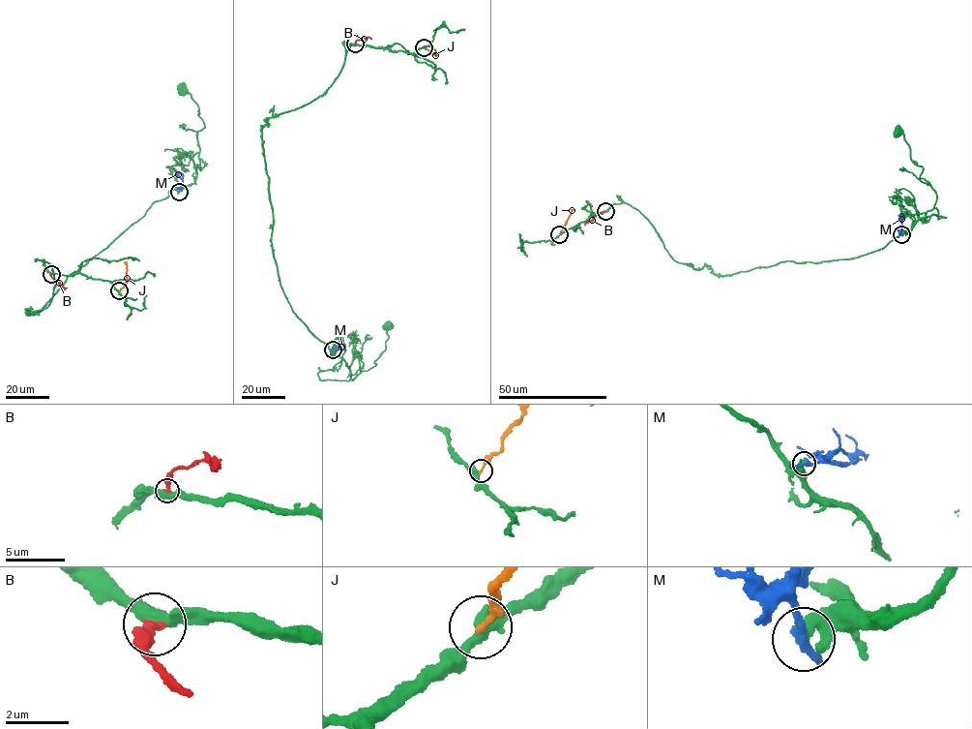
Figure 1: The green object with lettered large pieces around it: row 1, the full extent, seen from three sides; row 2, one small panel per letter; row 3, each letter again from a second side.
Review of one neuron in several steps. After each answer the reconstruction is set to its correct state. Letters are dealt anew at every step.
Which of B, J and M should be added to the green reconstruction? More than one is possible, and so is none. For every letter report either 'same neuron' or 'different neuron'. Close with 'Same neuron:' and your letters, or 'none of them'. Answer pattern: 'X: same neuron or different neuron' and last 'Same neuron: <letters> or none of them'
B: same neuron
J: different neuron
M: different neuron
Same neuron: B

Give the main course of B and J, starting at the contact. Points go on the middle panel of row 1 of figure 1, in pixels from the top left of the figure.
B: (355, 44), (362, 39), (371, 39)
J: (424, 47), (435, 55)

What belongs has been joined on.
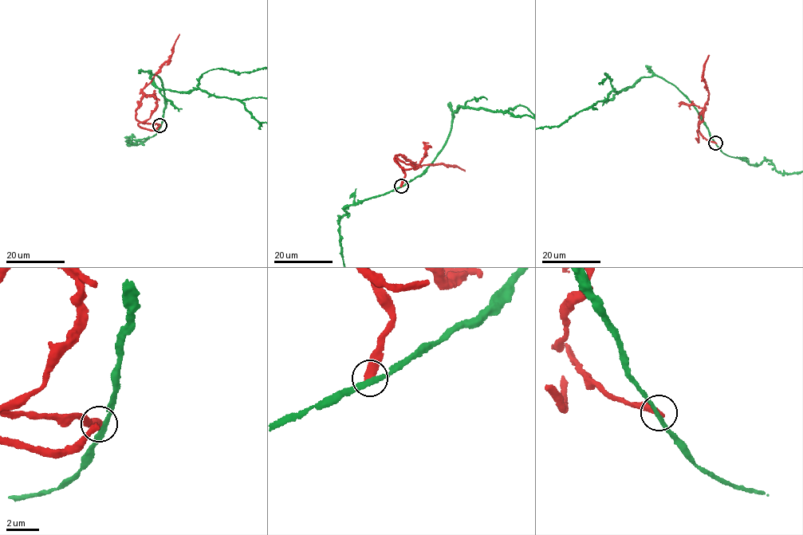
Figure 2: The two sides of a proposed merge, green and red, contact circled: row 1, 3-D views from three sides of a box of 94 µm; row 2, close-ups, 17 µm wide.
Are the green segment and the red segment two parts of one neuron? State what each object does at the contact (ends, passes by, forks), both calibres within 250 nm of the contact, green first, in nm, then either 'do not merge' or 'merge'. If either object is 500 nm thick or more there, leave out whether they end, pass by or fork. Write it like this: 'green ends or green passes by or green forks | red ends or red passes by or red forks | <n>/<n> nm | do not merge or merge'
green passes by | red ends | 260/480 nm | do not merge

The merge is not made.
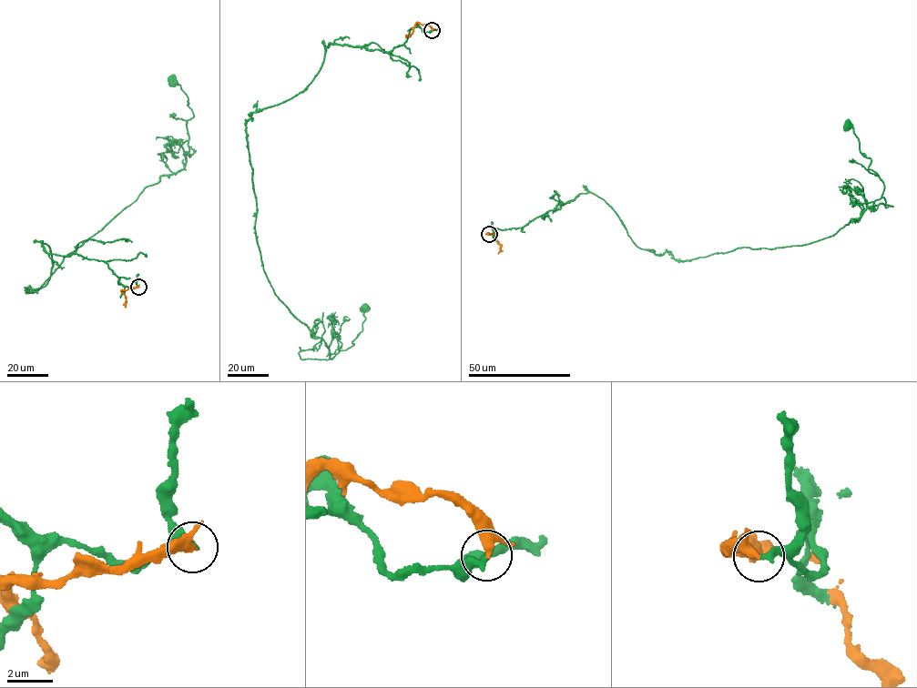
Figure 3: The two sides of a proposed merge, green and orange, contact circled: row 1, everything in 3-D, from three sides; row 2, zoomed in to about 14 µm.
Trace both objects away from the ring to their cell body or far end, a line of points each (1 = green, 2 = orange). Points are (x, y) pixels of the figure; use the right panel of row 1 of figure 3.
1: (489, 235), (586, 193), (611, 207), (636, 245), (675, 259), (811, 243), (855, 221), (883, 191), (849, 126)
2: (489, 235), (494, 235), (500, 246), (497, 253)

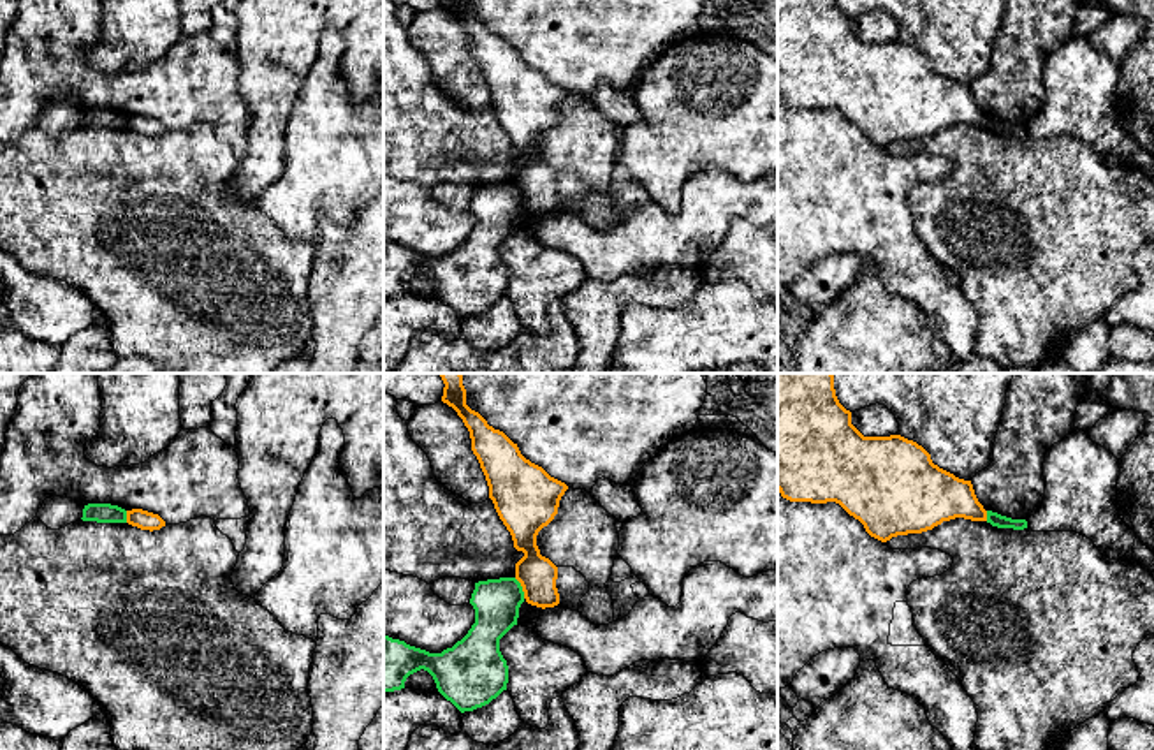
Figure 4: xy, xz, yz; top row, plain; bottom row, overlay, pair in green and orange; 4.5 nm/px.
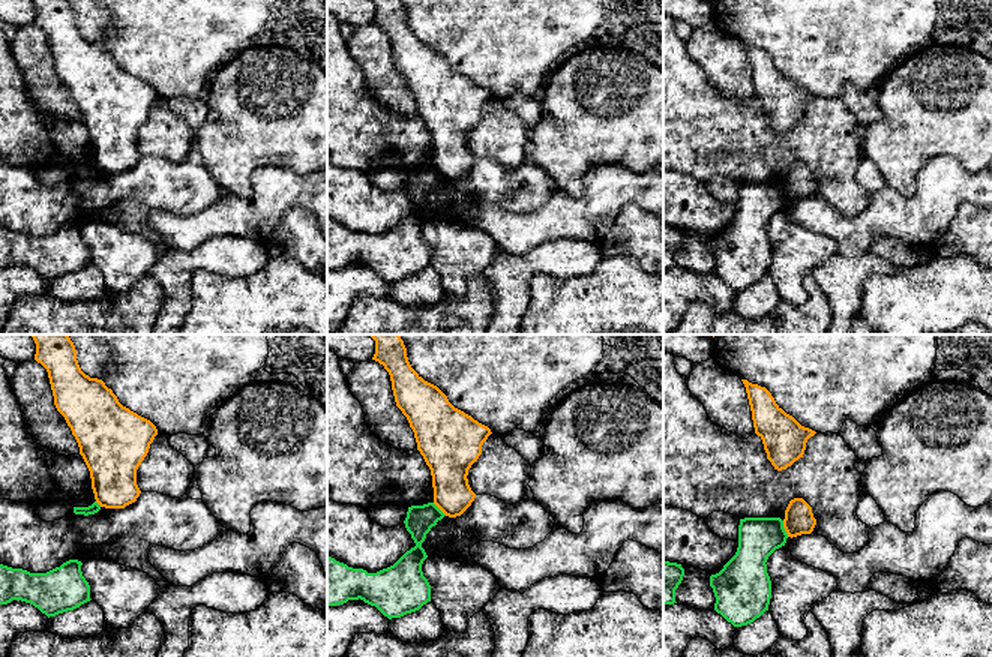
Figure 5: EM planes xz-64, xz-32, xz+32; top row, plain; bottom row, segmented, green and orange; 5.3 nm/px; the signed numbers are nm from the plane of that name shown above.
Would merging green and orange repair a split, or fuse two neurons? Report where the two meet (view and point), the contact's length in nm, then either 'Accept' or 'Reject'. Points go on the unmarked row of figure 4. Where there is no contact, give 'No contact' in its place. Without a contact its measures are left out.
Touches green at xz (521, 194). Shared border 110 nm. Reject

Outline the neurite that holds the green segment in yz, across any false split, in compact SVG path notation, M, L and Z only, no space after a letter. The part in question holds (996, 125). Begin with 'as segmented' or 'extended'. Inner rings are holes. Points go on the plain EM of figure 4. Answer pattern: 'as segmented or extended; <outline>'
as segmented; M987 116L987 129L990 129L992 132L997 132L997 134L1013 134L1013 136L1027 134L1026 125L1012 125L1012 123L1001 121L992 116Z

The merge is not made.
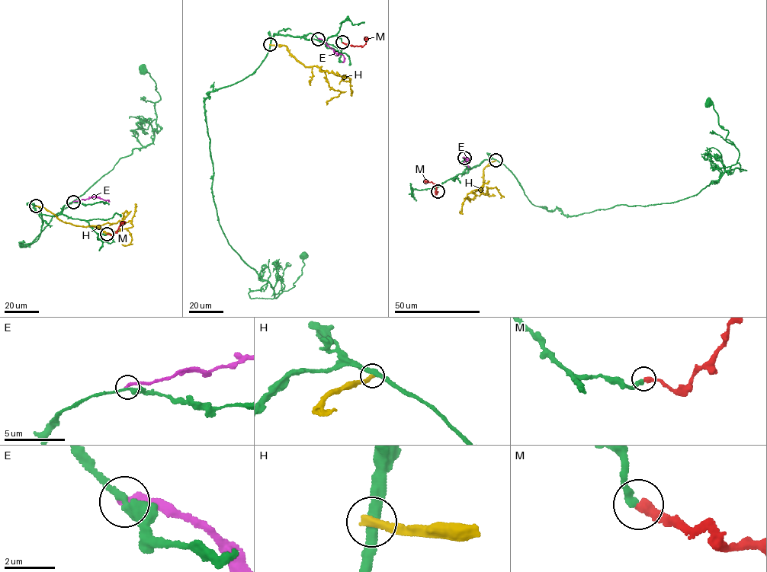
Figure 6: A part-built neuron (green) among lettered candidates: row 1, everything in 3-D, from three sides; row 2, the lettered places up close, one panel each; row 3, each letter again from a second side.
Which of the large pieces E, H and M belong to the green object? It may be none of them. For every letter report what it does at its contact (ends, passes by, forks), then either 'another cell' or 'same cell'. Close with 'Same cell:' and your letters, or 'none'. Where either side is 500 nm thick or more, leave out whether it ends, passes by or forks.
E: it ends there; another cell
H: it ends there; another cell
M: it ends there; same cell
Same cell: M

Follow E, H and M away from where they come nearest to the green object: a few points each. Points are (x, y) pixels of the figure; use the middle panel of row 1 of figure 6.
E: (318, 38), (322, 39), (335, 52), (342, 54), (342, 62)
H: (270, 44), (287, 47), (290, 54), (305, 66), (319, 67), (320, 70), (351, 78), (351, 95)
M: (342, 42), (363, 46), (366, 43), (364, 36)

